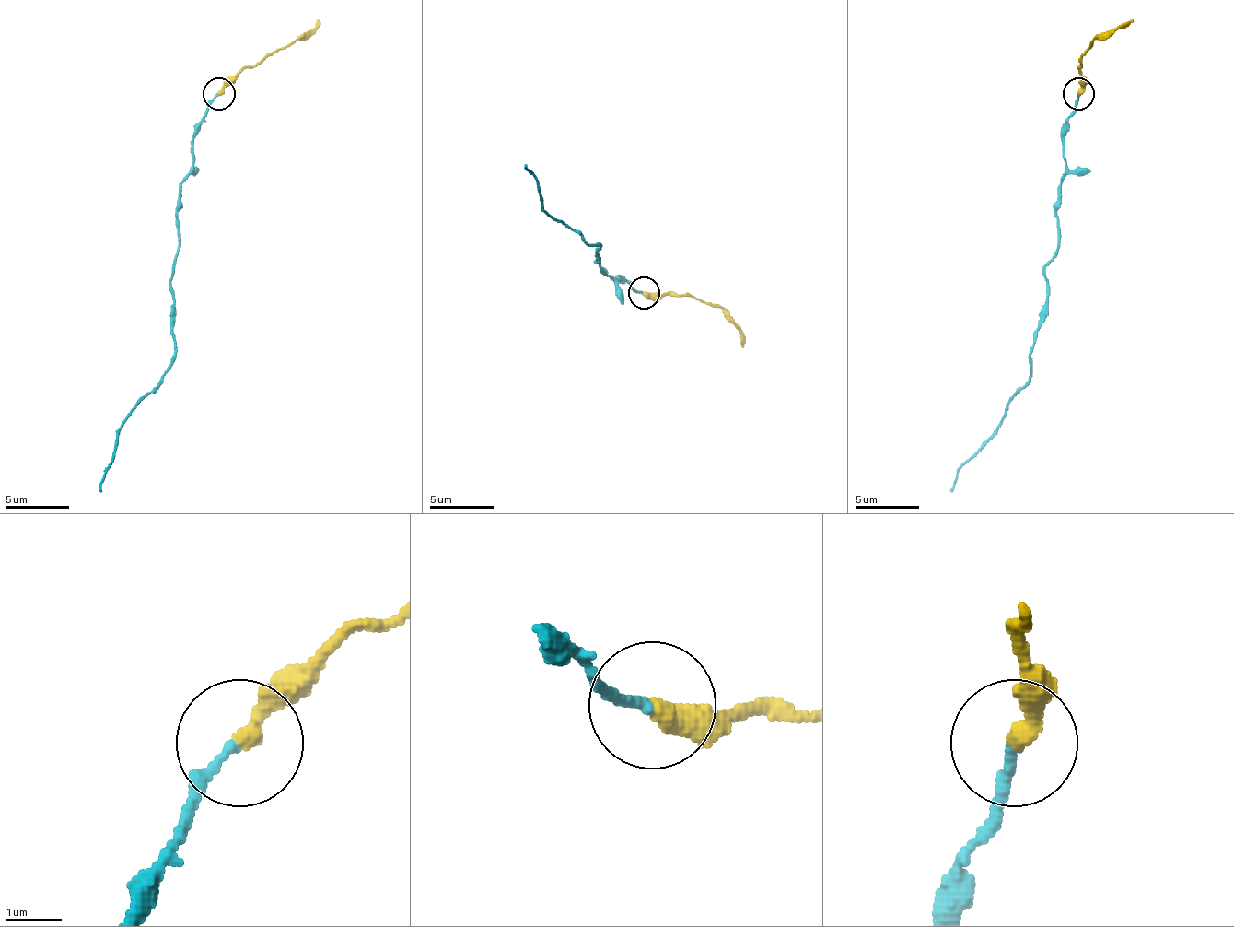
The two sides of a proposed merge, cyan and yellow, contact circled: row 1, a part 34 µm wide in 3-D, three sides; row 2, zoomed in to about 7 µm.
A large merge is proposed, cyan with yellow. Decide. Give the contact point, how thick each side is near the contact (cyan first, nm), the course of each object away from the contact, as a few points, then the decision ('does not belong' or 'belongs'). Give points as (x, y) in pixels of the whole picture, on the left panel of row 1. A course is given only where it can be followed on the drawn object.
place (219, 94); calibres 170 and 320 nm; course cyan (219, 94), (201, 120), (191, 175), (181, 184), (178, 255), (171, 268), (171, 368), (117, 435), (101, 492); course yellow (219, 94), (245, 69), (290, 46), (319, 20); belongs

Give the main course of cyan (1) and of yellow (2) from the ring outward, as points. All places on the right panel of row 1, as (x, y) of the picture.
1: (1079, 94), (1066, 120), (1057, 255), (1044, 268), (1047, 299), (1031, 368), (993, 435), (967, 461), (951, 492)
2: (1079, 94), (1079, 69), (1088, 46), (1121, 24), (1134, 20)

